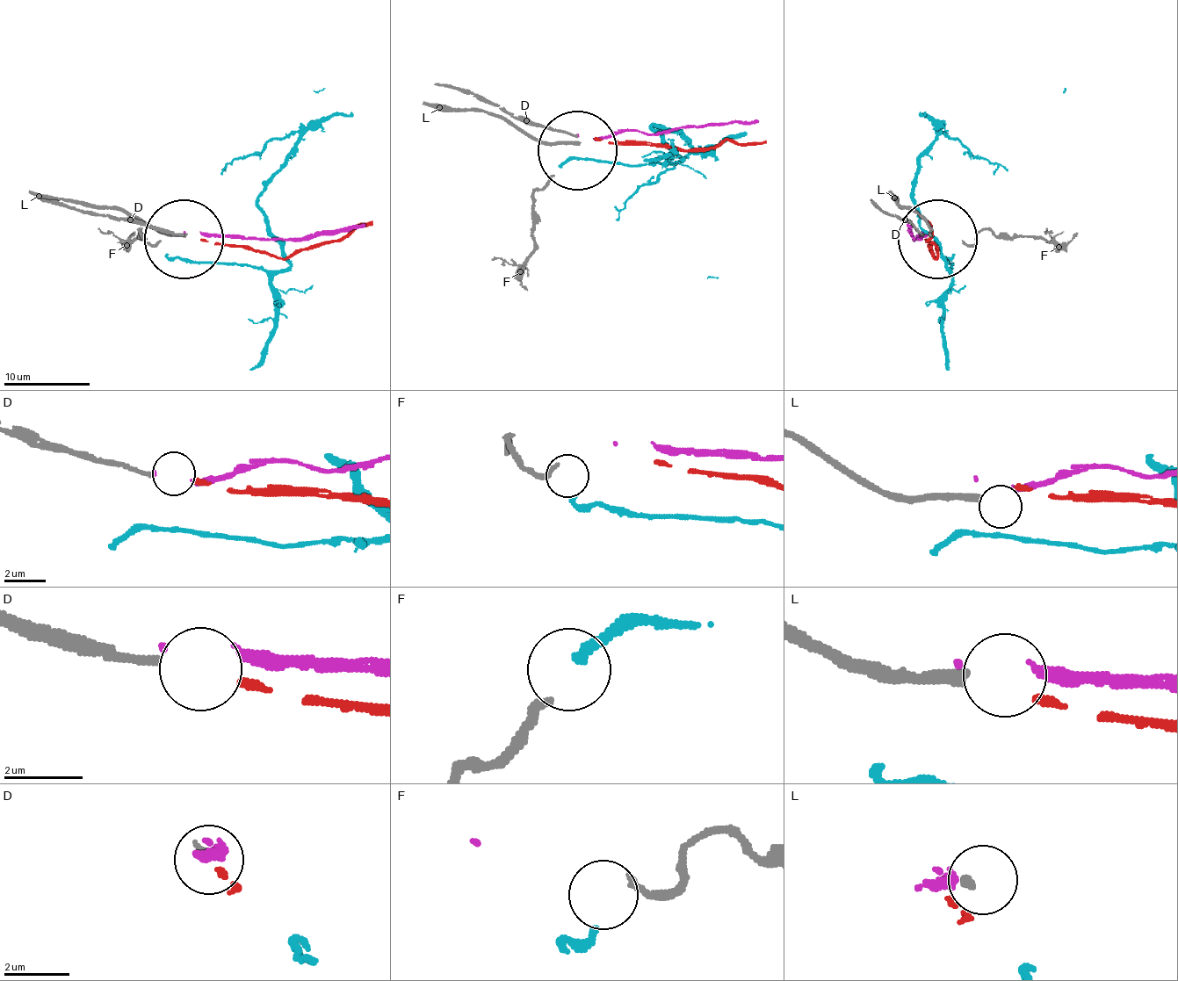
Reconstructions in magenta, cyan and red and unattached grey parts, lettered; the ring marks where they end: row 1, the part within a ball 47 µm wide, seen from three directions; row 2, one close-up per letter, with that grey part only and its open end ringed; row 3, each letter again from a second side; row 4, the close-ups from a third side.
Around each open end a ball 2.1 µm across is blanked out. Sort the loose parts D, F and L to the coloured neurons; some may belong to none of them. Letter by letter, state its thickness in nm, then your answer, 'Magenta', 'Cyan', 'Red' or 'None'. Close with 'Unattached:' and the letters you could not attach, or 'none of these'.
D: Thickness 200 nm. Red
F: Thickness 200 nm. Cyan
L: Thickness 340 nm. None
Unattached: L

